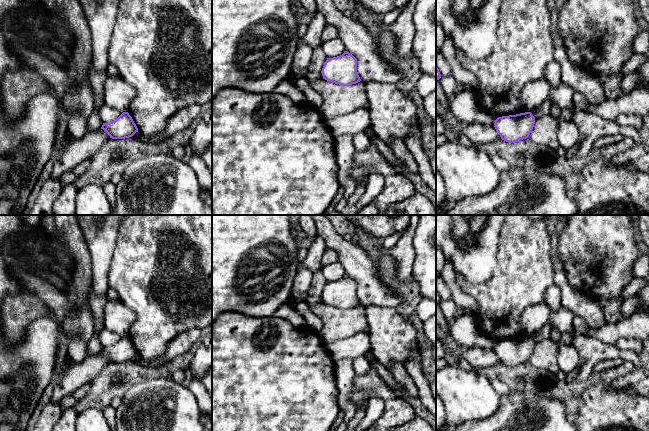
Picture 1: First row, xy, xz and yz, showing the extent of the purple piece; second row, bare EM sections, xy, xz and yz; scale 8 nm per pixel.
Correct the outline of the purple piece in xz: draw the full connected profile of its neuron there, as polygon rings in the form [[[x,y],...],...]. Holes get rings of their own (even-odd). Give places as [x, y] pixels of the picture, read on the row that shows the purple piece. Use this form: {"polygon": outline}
{"polygon": [[[347,51],[340,56],[327,58],[321,73],[323,79],[343,86],[361,81],[357,72],[357,59]]]}

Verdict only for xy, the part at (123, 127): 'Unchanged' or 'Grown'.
Unchanged

